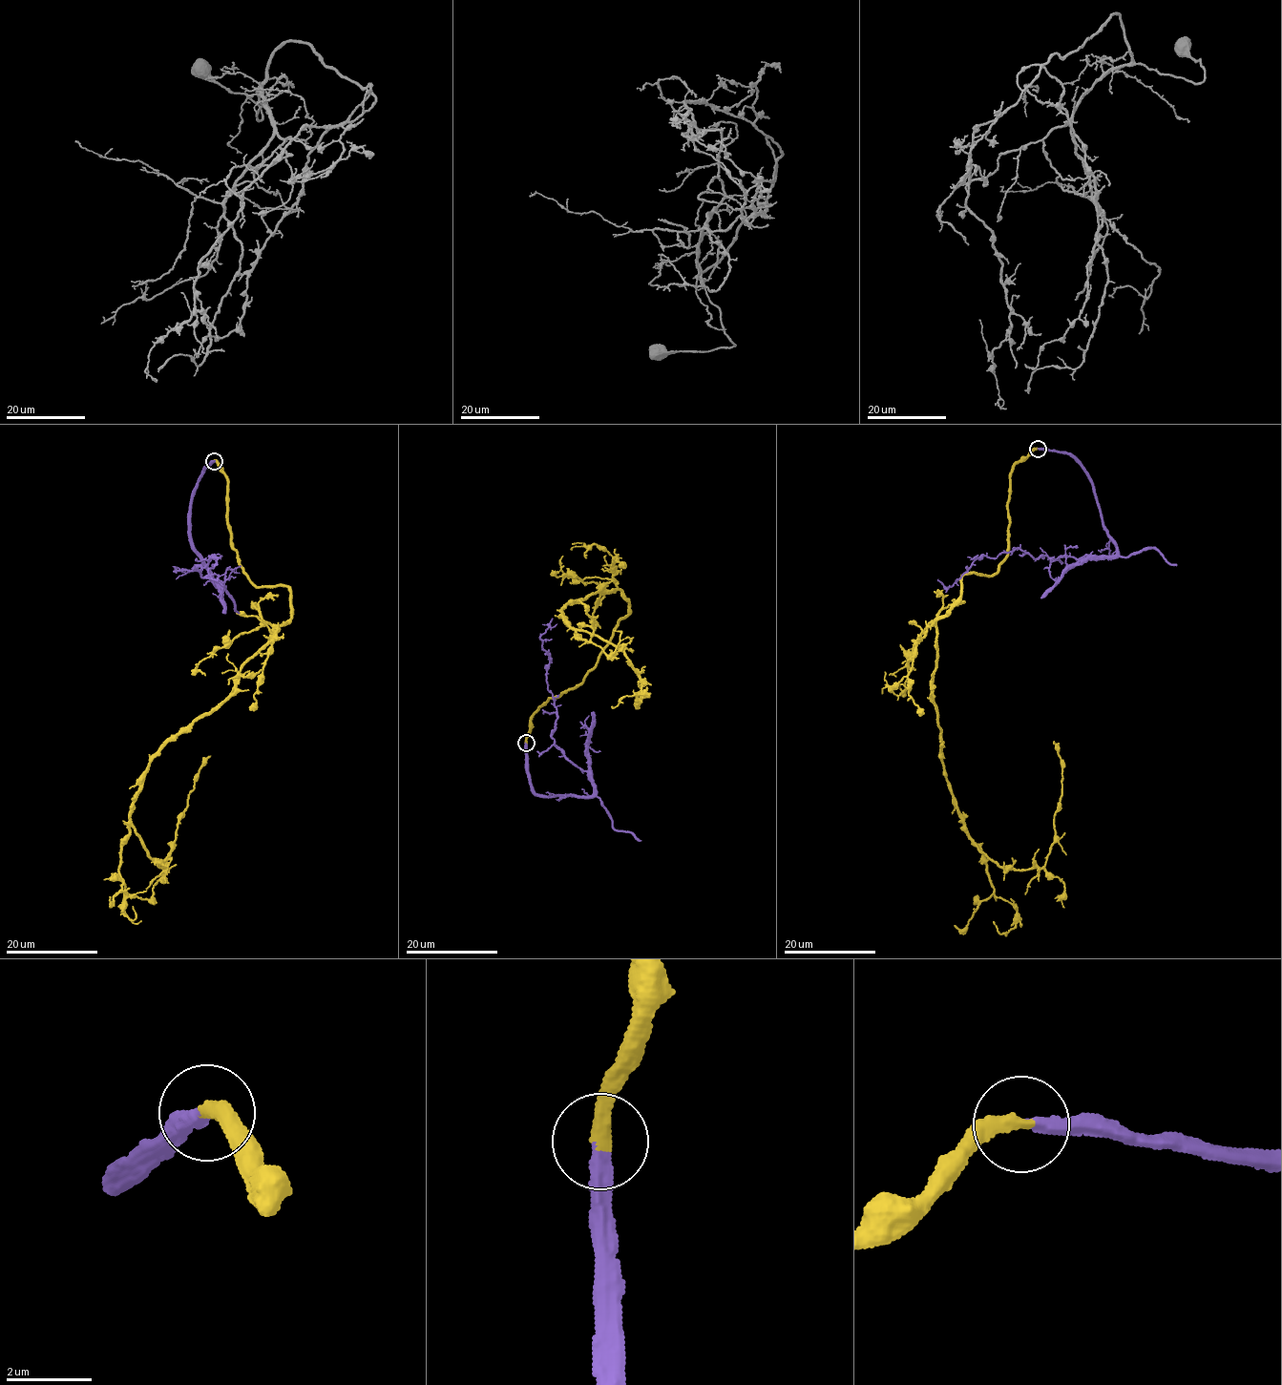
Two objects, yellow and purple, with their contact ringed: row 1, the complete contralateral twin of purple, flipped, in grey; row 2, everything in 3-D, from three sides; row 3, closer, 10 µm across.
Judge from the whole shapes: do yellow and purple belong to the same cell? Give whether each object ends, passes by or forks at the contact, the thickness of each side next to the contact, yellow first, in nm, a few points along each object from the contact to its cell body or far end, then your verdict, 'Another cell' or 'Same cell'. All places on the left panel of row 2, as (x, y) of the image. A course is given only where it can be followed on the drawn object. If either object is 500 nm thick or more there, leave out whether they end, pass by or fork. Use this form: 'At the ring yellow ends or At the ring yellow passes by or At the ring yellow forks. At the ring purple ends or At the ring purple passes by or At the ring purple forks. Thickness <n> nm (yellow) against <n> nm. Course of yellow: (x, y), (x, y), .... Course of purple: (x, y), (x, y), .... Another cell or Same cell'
At the ring yellow ends. At the ring purple ends. Thickness 380 nm (yellow) against 360 nm. Course of yellow: (214, 461), (237, 562), (256, 586), (290, 590), (292, 616), (152, 760), (130, 818), (163, 870), (210, 756). Course of purple: (214, 461), (193, 498), (192, 548), (218, 582), (203, 577), (195, 567), (209, 556), (206, 577), (226, 572). Same cell

